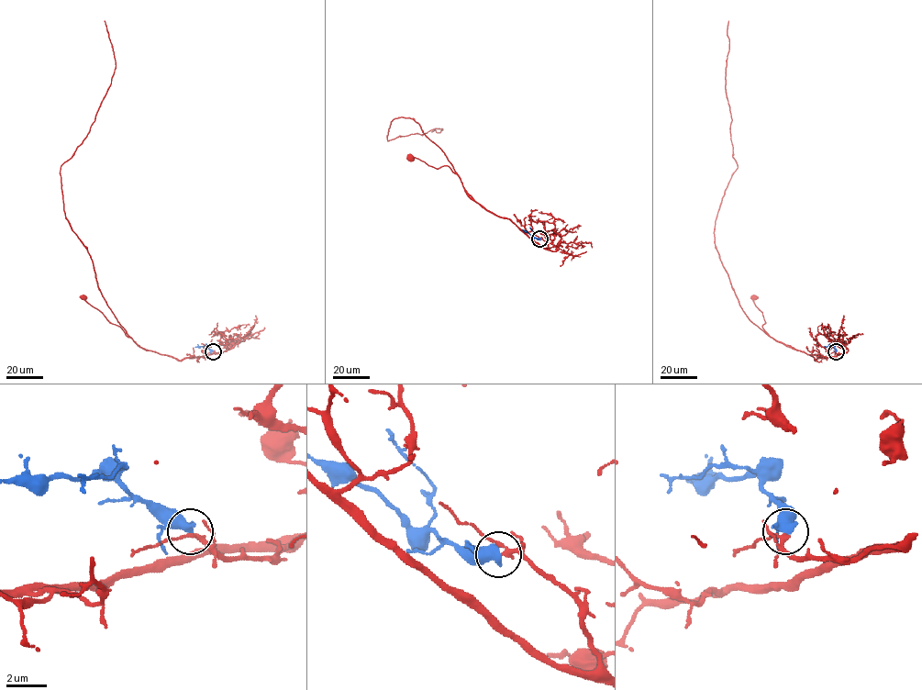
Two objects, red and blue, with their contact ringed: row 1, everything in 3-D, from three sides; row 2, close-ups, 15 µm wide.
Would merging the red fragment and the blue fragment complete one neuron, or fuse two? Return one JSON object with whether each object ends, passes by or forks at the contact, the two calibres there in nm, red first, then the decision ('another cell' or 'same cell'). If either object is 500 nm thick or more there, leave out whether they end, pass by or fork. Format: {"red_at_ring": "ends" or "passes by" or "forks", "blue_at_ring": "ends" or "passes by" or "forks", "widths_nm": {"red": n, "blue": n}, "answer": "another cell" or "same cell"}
{"widths_nm": {"red": 180, "blue": 600}, "answer": "same cell"}

